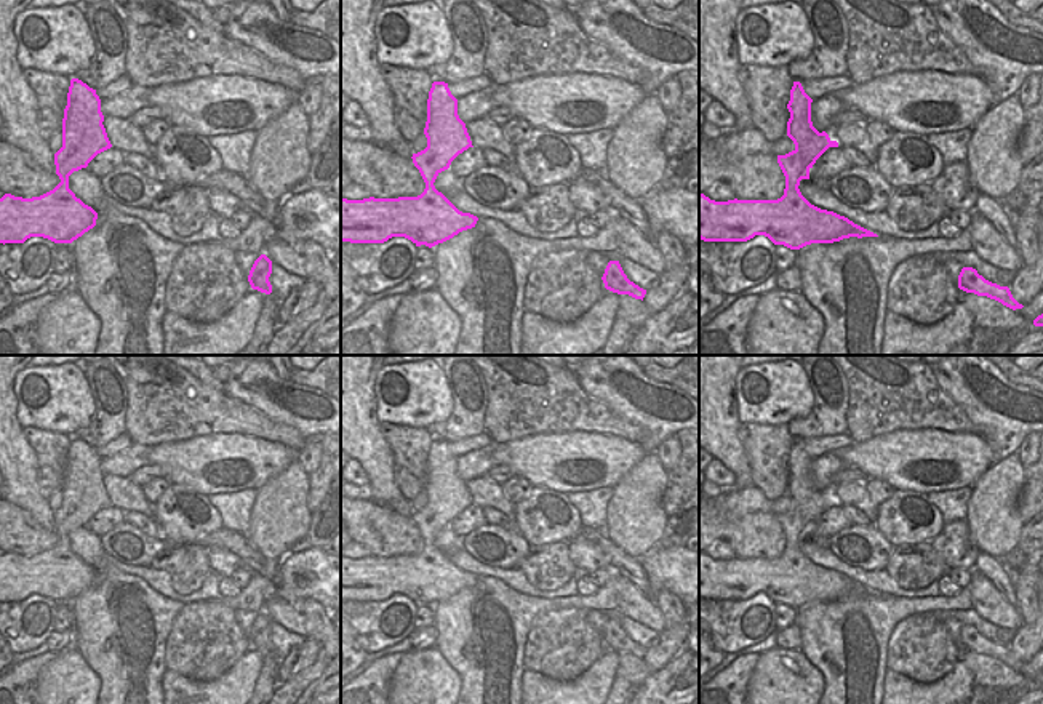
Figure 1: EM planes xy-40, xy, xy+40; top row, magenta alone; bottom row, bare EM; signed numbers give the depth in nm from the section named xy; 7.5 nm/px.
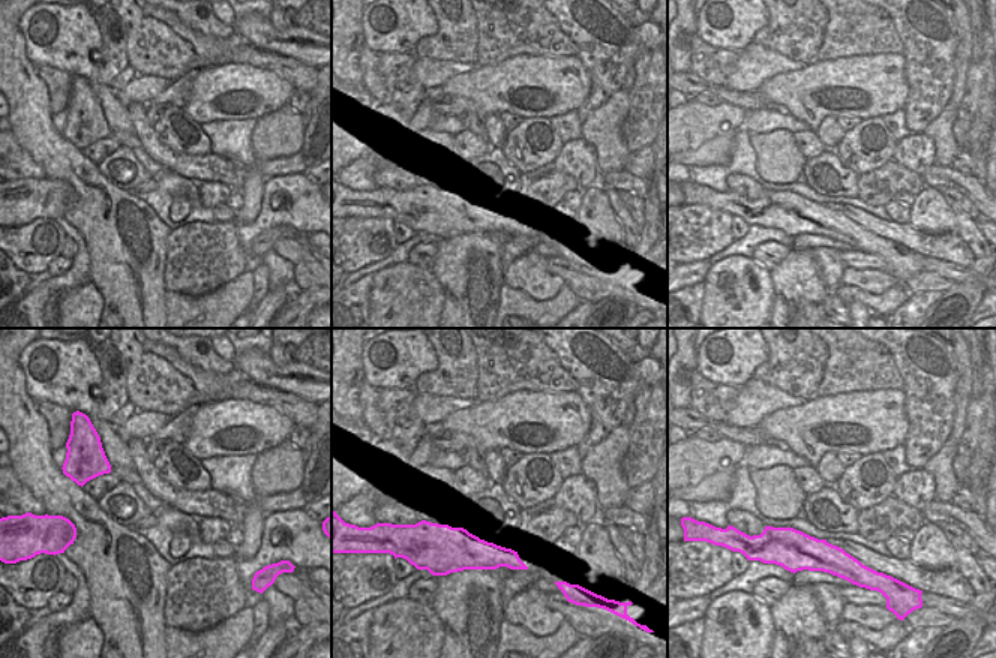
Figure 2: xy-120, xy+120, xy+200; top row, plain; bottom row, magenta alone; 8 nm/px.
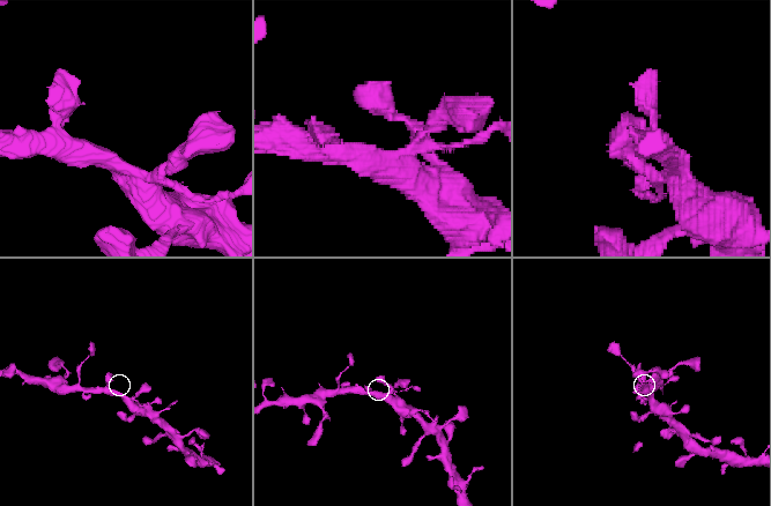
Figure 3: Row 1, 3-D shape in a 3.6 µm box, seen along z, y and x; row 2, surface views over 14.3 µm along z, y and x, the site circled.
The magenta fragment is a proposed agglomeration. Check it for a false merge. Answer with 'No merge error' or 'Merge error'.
No merge error

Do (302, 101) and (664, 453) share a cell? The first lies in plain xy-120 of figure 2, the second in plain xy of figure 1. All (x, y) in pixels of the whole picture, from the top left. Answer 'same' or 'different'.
same

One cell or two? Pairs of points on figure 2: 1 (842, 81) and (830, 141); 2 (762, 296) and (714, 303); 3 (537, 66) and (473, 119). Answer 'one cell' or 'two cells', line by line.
1: two cells
2: one cell
3: one cell

